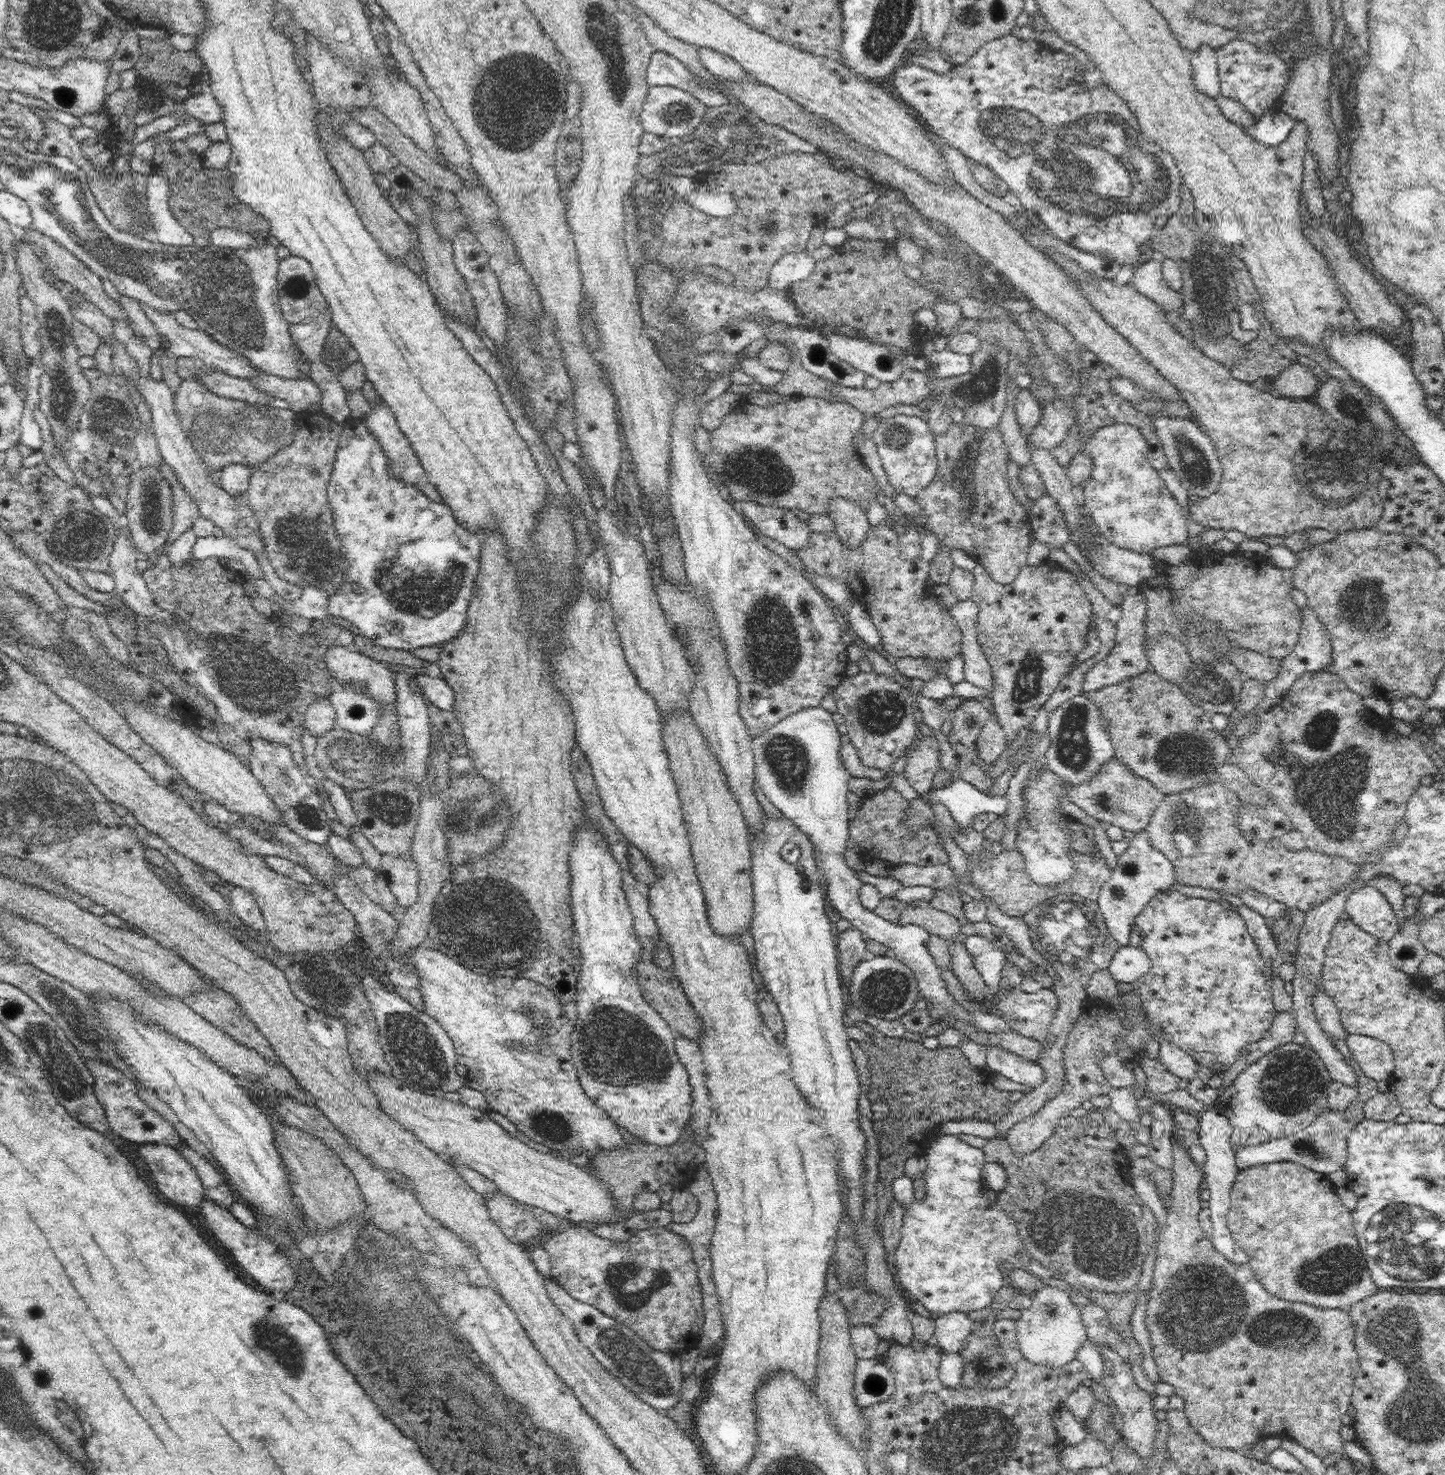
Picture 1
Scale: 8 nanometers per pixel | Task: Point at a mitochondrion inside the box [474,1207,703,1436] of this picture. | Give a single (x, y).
(633, 1363)

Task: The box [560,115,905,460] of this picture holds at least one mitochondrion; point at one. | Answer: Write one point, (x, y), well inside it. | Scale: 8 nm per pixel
(818, 356)

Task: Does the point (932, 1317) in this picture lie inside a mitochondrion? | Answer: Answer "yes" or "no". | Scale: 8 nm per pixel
no

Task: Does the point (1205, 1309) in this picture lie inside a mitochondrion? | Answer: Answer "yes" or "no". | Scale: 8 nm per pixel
yes

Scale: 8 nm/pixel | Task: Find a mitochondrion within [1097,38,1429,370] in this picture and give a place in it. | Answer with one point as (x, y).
(1210, 276)

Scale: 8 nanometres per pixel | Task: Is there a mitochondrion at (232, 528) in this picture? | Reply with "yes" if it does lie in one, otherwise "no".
no

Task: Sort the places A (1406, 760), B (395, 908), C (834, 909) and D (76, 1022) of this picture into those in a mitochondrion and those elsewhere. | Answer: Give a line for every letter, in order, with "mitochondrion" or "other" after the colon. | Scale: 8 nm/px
A: other
B: other
C: other
D: mitochondrion

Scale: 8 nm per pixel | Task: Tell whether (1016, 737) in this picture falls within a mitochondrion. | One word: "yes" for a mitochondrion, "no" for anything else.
no

